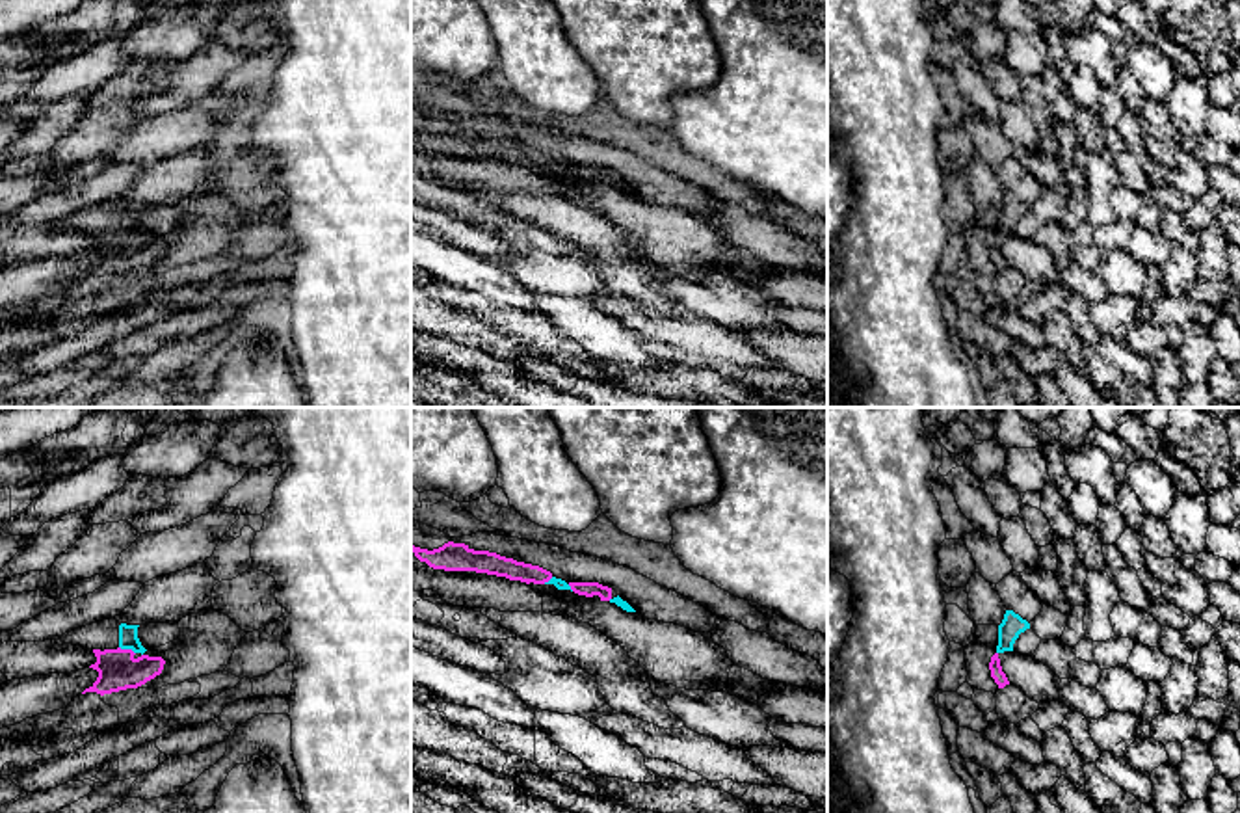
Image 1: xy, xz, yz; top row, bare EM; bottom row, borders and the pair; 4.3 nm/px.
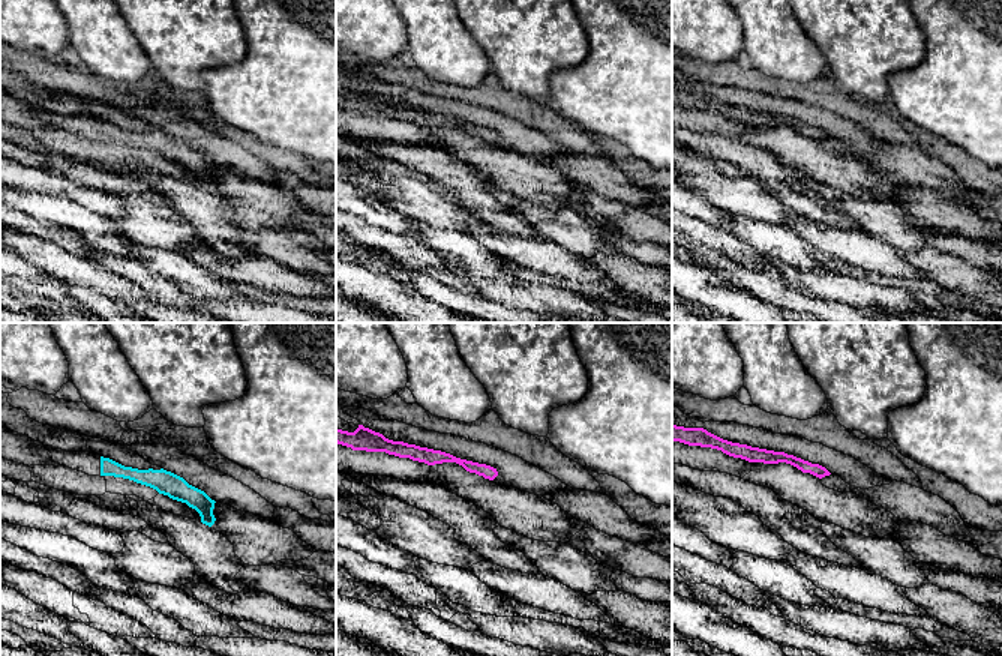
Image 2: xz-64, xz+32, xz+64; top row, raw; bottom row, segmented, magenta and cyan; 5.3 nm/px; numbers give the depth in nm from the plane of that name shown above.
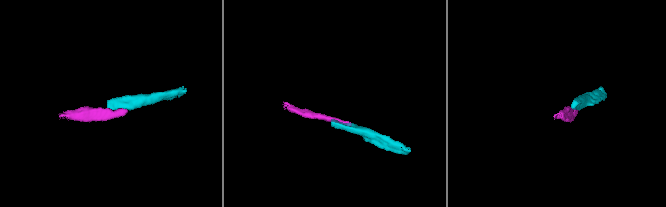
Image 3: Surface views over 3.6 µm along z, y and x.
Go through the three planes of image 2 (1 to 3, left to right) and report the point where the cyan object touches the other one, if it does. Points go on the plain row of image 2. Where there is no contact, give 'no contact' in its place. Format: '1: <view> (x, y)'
1: no contact
2: no contact
3: no contact

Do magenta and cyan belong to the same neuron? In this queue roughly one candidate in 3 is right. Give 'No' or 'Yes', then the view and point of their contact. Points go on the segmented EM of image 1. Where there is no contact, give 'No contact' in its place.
Yes. Touches magenta at xy (127, 650)

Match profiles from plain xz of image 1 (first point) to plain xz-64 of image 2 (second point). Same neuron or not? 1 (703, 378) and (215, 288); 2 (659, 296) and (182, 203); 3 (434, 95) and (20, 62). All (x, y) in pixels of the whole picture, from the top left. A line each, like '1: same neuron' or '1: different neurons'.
1: different neurons
2: same neuron
3: same neuron

